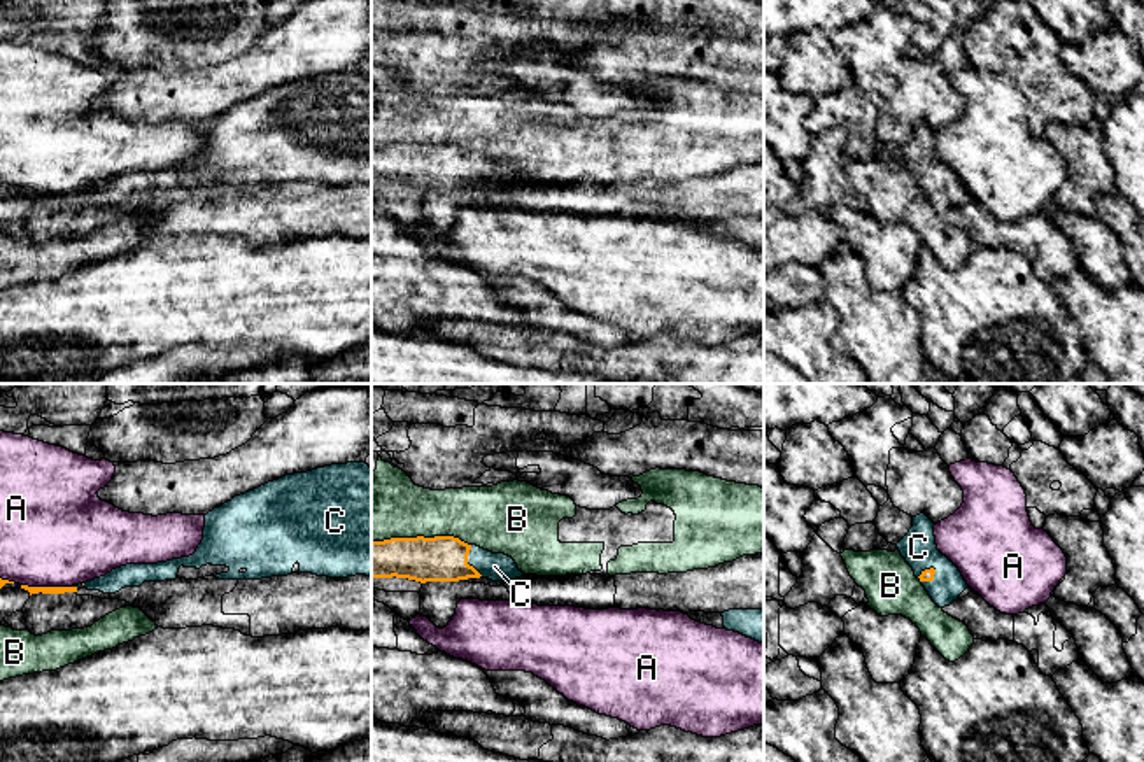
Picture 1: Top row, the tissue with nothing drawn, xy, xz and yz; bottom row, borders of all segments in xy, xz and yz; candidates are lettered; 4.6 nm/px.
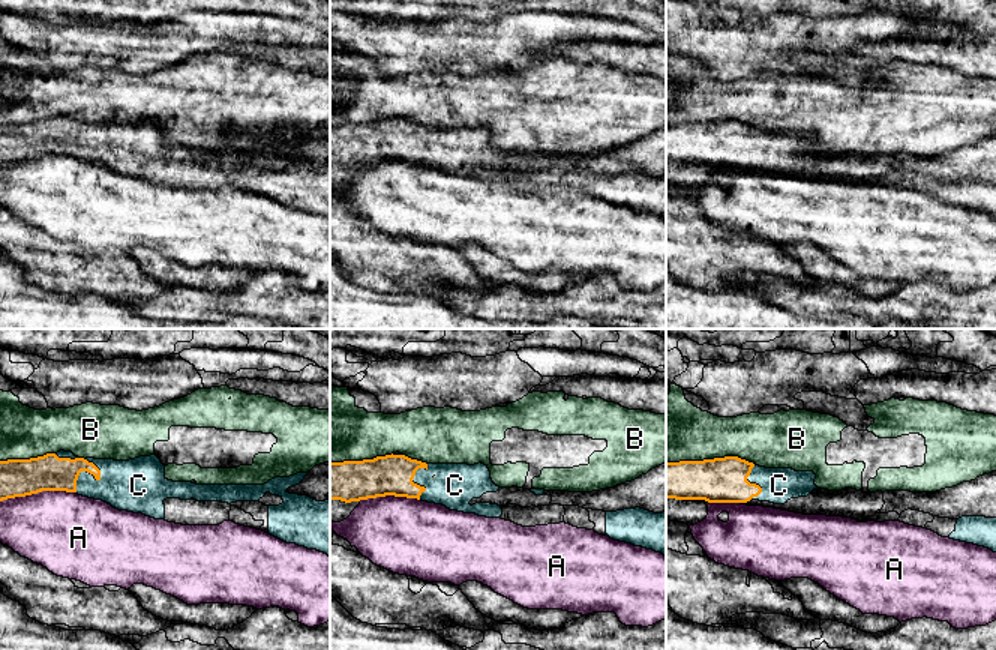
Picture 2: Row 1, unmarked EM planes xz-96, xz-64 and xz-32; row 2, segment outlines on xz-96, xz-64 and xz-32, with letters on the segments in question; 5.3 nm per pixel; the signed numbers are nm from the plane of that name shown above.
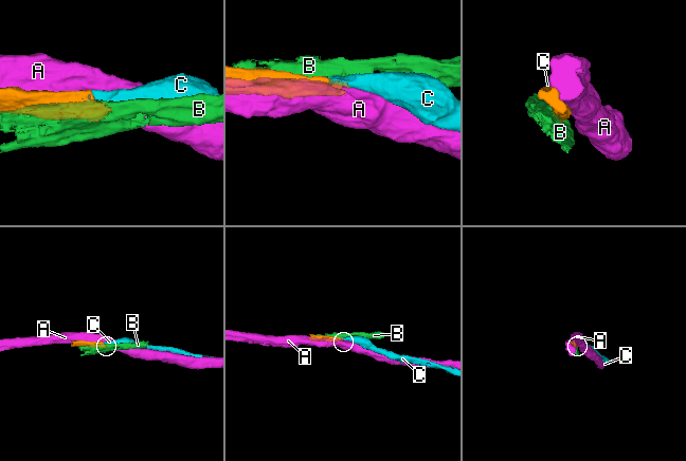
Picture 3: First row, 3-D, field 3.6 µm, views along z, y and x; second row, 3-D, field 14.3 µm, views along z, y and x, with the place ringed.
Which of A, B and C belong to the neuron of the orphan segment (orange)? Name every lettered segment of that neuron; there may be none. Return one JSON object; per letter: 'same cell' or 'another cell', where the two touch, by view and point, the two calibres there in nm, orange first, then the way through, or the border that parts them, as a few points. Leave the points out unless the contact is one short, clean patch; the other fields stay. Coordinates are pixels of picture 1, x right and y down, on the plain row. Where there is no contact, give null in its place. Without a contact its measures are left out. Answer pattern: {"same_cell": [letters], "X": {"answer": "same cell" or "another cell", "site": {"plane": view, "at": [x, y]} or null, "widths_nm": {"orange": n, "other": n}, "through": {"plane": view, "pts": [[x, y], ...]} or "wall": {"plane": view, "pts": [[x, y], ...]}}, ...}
{"same_cell": ["C"], "A": {"answer": "another cell", "site": {"plane": "xy", "at": [46, 195]}, "widths_nm": {"orange": 30, "other": 480}}, "B": {"answer": "another cell", "site": {"plane": "xz", "at": [421, 144]}, "widths_nm": {"orange": 200, "other": 320}}, "C": {"answer": "same cell", "site": {"plane": "xz", "at": [466, 169]}, "widths_nm": {"orange": 200, "other": 130}}}

